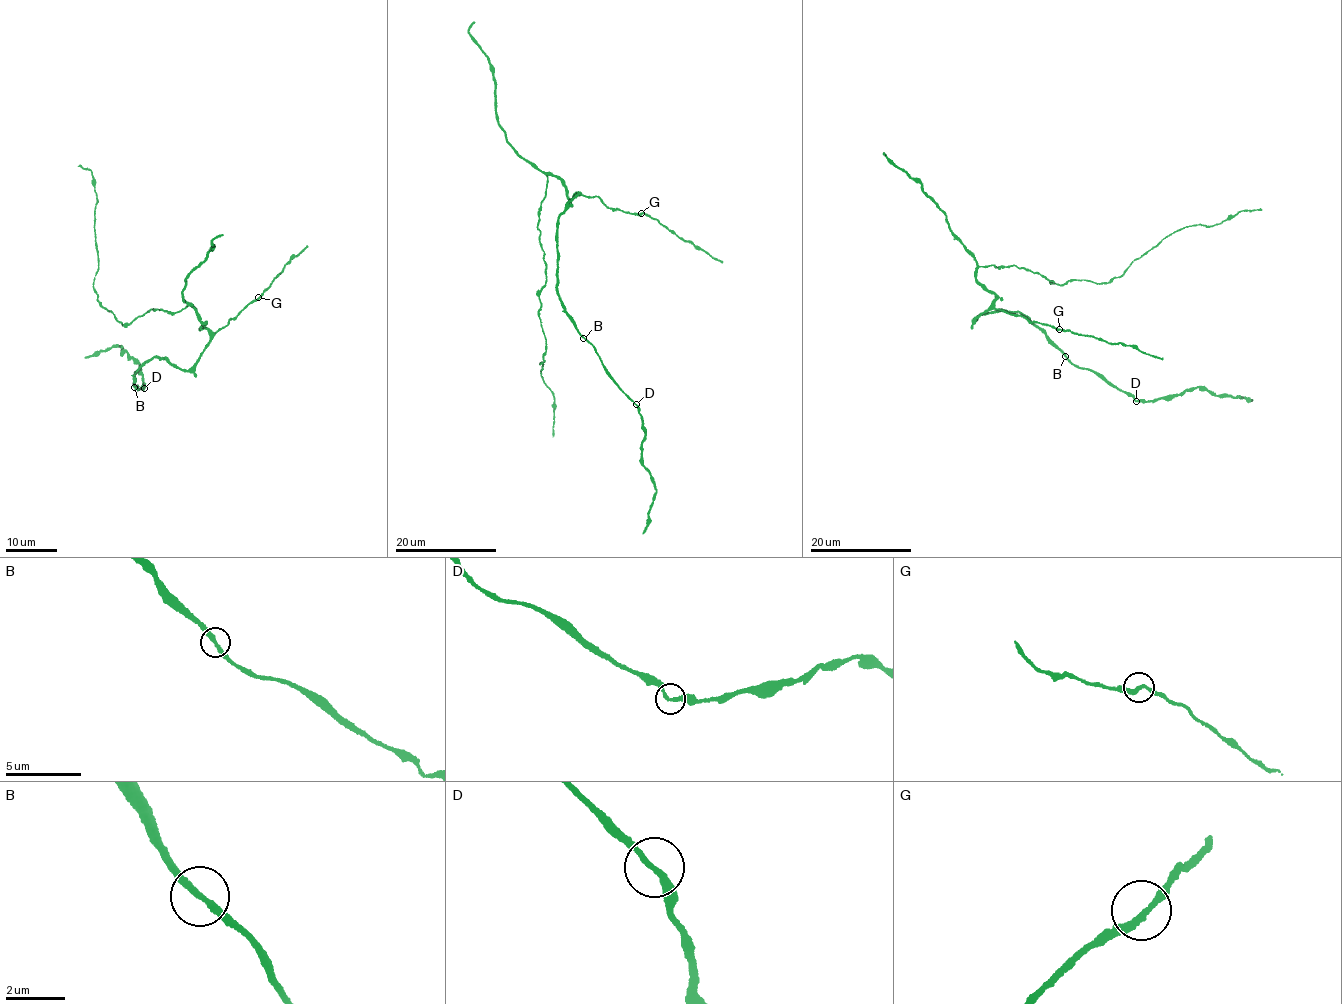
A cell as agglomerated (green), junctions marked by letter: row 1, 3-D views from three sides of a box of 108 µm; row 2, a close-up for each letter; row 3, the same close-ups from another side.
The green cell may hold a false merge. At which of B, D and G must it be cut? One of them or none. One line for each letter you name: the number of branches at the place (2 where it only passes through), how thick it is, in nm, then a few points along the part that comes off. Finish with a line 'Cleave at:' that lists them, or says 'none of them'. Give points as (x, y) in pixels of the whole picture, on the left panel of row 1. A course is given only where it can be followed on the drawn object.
Cleave at: none of them

